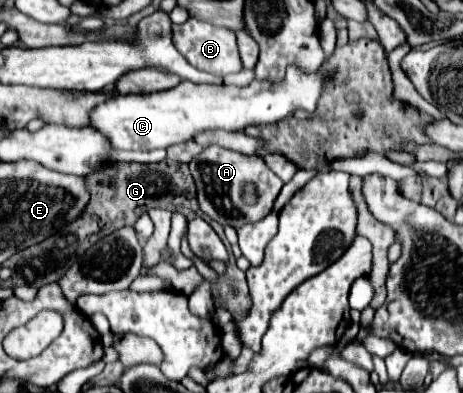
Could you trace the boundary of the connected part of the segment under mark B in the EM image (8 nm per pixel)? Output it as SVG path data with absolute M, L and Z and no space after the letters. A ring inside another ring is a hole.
M189 18L181 26L173 24L173 44L187 58L187 62L199 70L225 76L231 72L239 72L243 68L239 60L239 52L237 52L235 32L231 28L223 28L223 26L215 26L197 18Z

